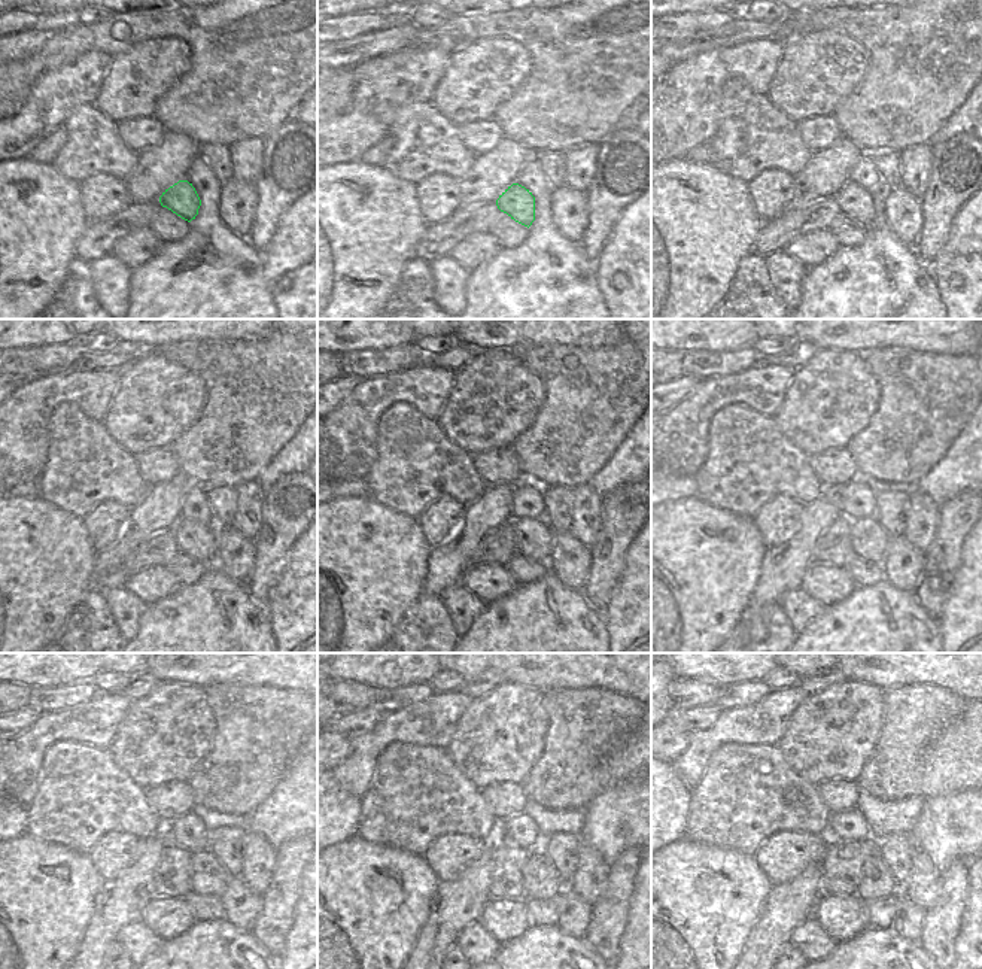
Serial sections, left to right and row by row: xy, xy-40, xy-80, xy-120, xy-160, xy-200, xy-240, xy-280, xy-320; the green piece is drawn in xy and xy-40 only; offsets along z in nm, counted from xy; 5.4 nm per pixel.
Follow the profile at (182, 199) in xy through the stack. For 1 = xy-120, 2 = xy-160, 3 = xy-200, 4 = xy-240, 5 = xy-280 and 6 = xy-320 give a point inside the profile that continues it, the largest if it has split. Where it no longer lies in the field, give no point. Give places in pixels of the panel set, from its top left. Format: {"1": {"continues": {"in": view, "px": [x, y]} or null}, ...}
{"1": {"continues": {"in": "xy-120", "px": [197, 540]}}, "2": {"continues": {"in": "xy-160", "px": [534, 538]}}, "3": {"continues": {"in": "xy-200", "px": [869, 540]}}, "4": {"continues": {"in": "xy-240", "px": [207, 877]}}, "5": {"continues": {"in": "xy-280", "px": [541, 880]}}, "6": {"continues": {"in": "xy-320", "px": [876, 881]}}}

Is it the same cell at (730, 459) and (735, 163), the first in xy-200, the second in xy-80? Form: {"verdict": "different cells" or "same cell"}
{"verdict": "same cell"}

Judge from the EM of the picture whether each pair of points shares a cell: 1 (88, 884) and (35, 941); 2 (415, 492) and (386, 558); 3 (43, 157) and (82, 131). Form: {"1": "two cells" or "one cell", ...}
{"1": "one cell", "2": "two cells", "3": "two cells"}

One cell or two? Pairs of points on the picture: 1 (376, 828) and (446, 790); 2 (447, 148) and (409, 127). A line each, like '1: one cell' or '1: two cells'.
1: one cell
2: one cell

